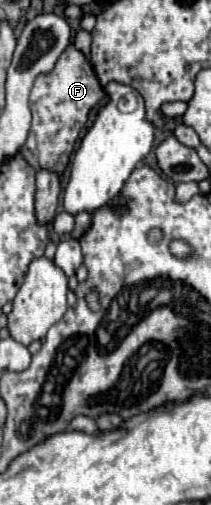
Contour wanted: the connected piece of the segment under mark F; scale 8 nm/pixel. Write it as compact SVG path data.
M67 46L67 50L59 56L55 68L39 76L31 88L29 96L29 108L33 114L29 138L19 150L23 158L35 168L35 170L55 170L61 172L69 164L71 152L75 148L79 130L85 126L89 110L105 96L93 66L87 62L83 52L75 50L75 46Z

